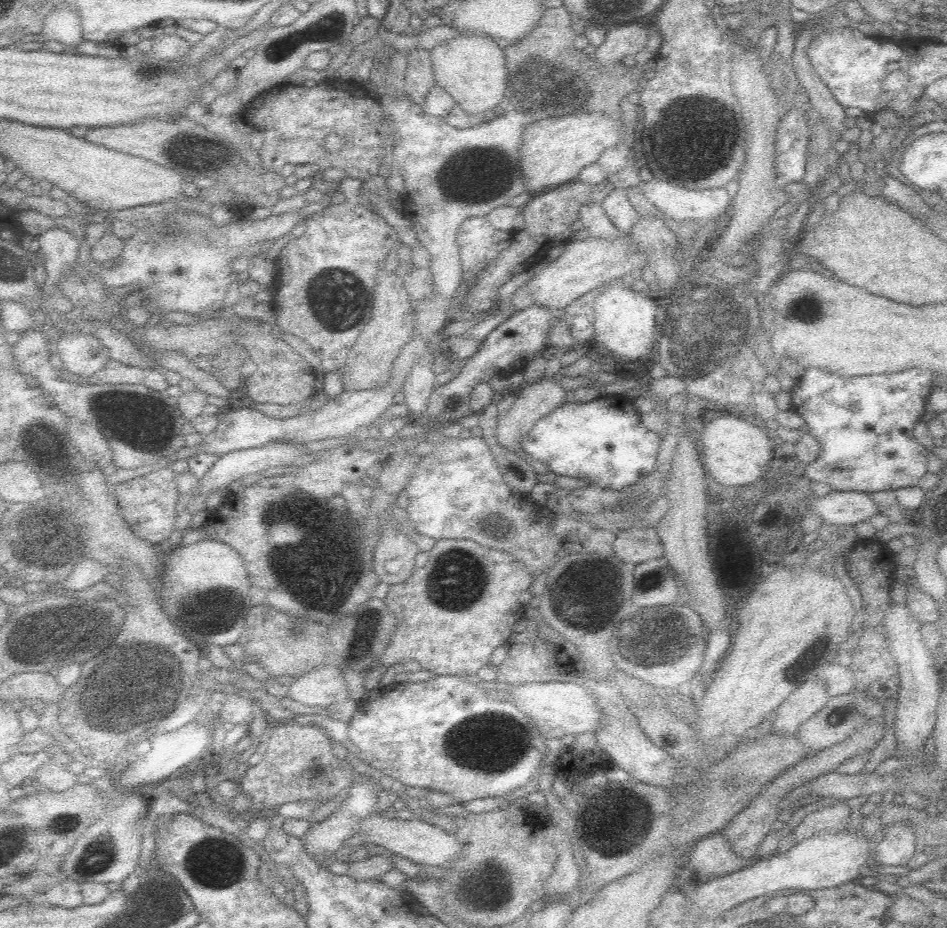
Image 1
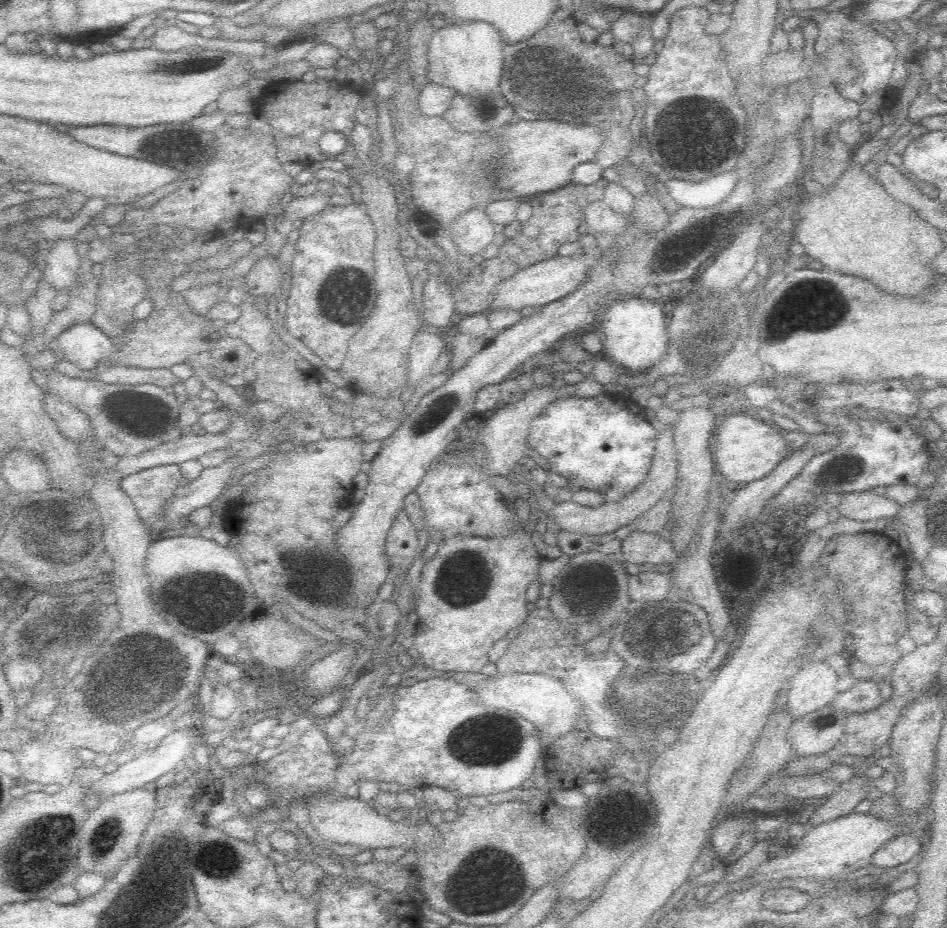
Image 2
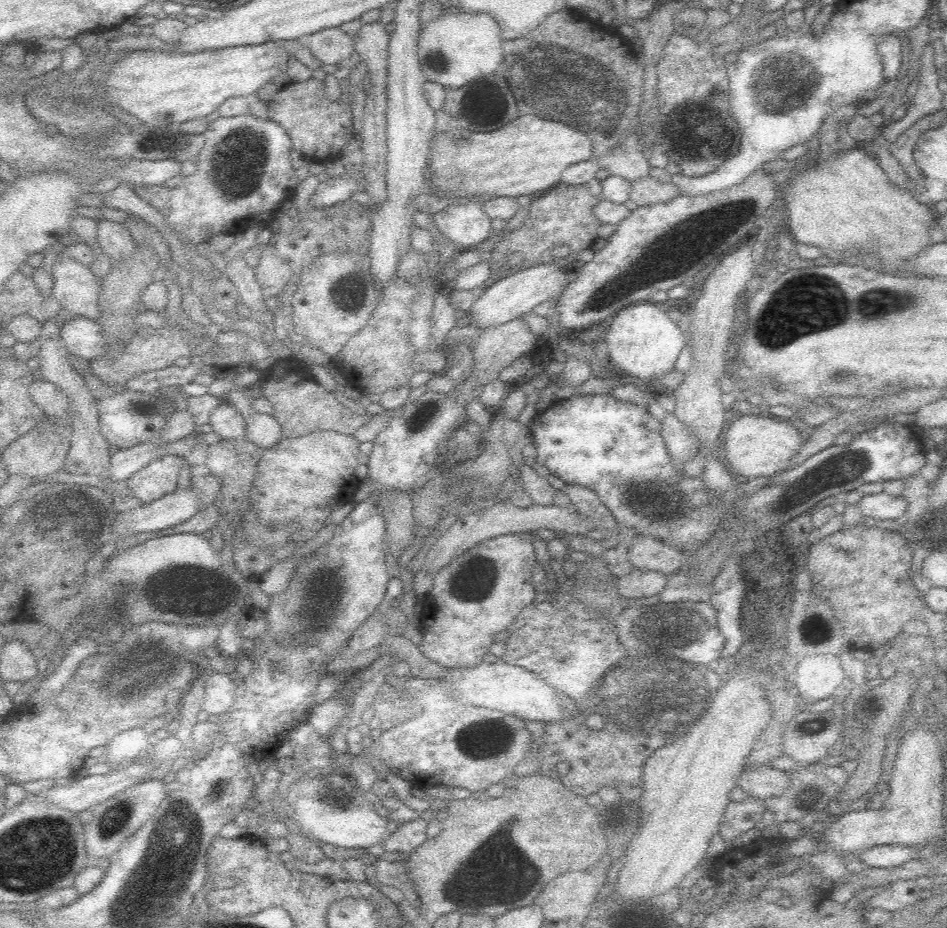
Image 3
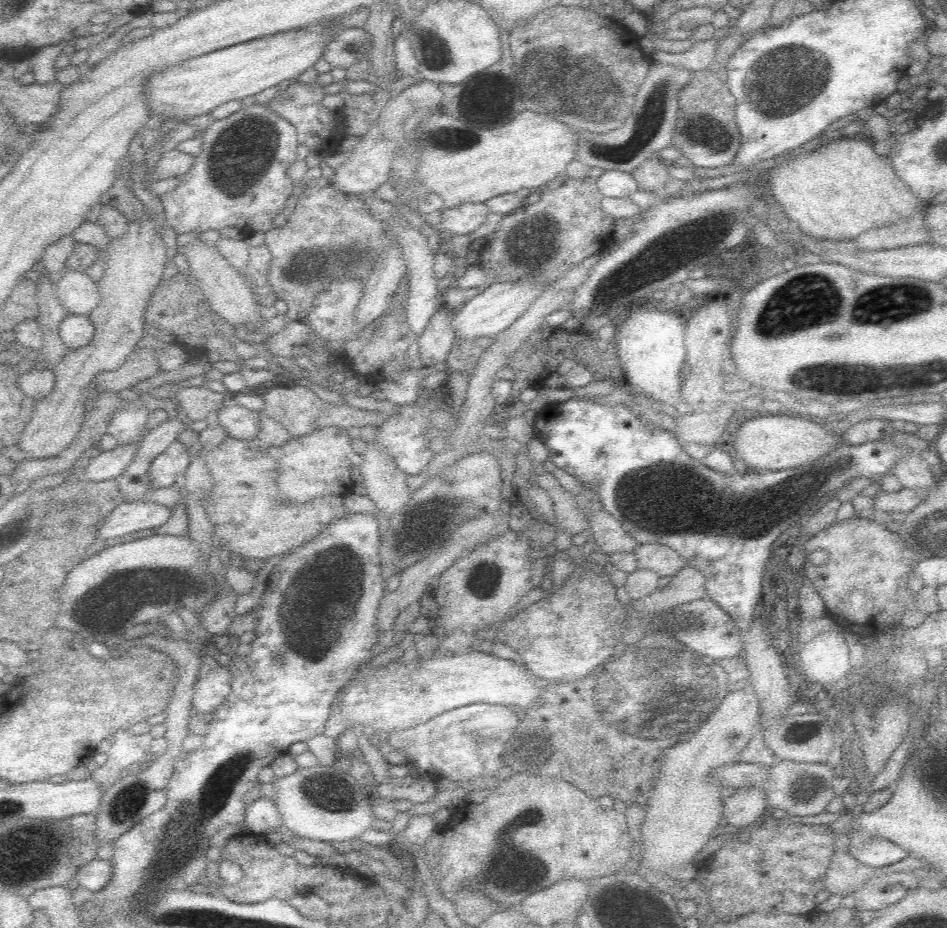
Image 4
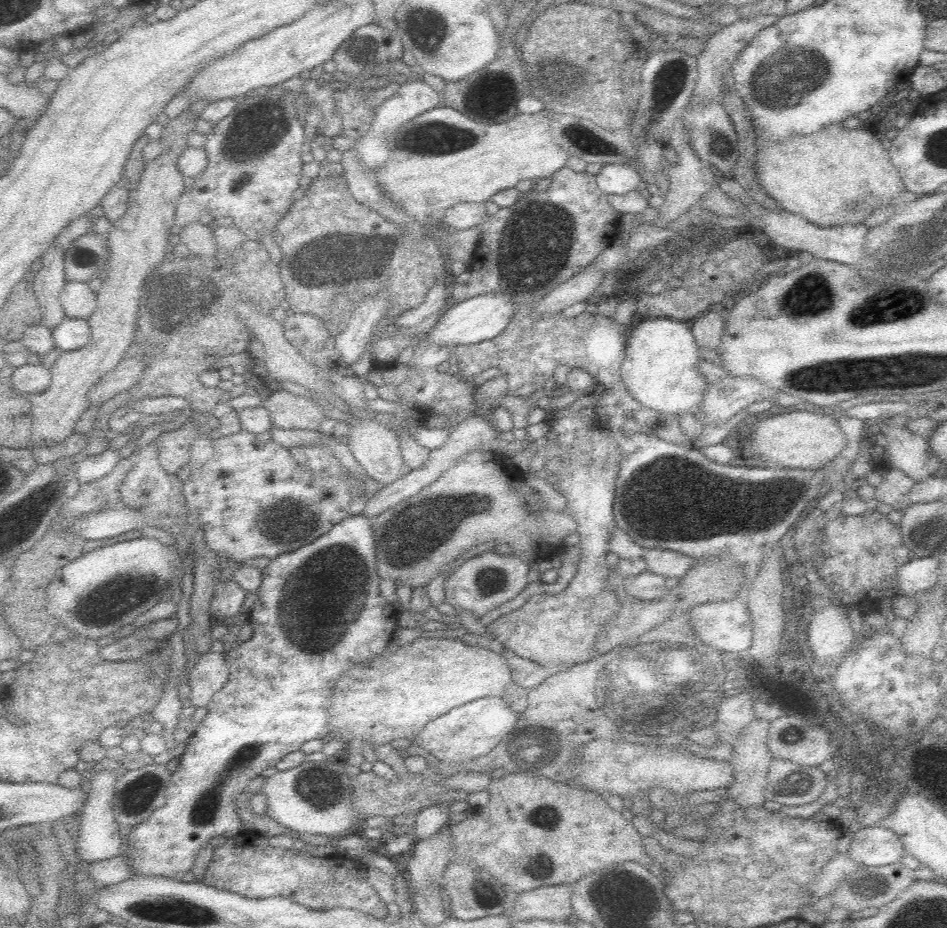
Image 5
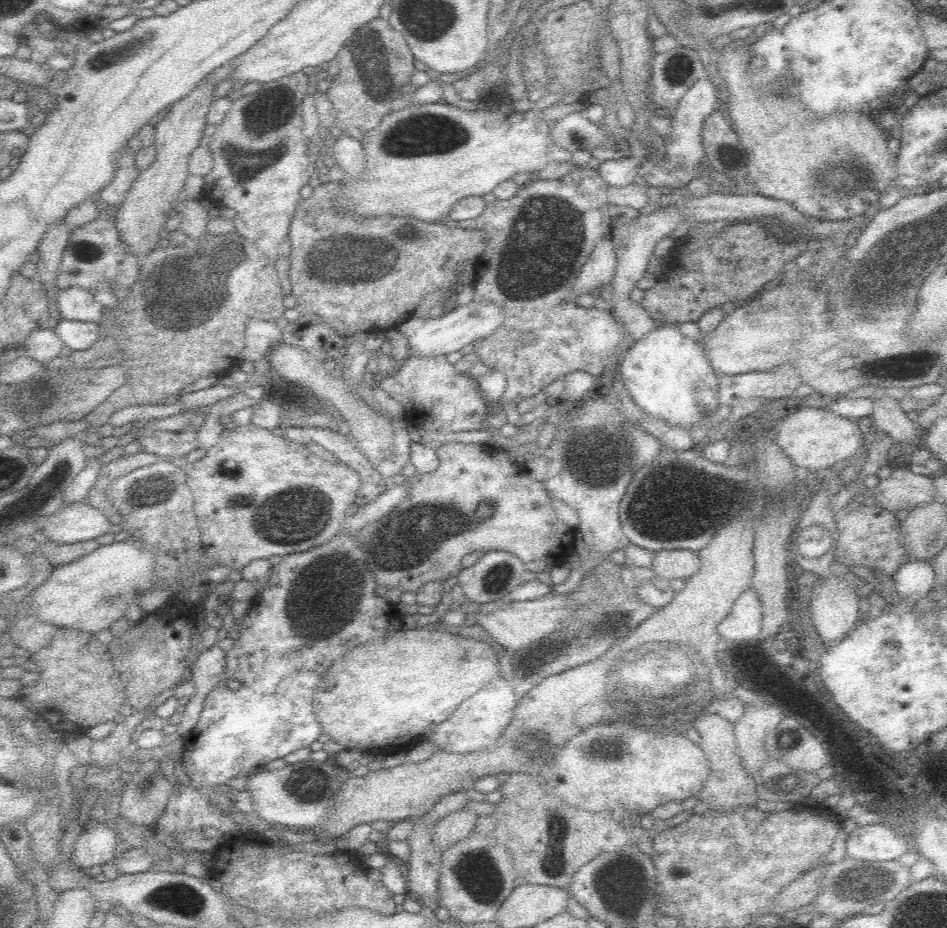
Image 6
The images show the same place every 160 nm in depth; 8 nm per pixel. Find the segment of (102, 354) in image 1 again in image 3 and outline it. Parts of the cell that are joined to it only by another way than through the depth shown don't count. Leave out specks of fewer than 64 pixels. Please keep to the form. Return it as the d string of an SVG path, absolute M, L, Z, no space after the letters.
M79 315L62 326L60 336L68 352L76 356L75 361L87 363L90 358L102 354L105 349L105 338L103 332L100 332L100 326L94 320Z

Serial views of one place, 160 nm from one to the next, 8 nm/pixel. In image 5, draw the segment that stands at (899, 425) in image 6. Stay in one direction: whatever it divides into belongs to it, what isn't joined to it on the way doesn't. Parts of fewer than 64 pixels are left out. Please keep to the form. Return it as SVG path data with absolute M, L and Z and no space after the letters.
M888 426L884 428L884 434L890 440L890 446L885 448L888 462L914 482L924 480L928 476L928 442L922 436L912 434L906 426Z

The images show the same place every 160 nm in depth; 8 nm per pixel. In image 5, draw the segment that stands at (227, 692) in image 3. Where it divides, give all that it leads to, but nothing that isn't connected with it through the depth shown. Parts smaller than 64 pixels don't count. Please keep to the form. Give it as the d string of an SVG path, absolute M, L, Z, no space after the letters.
M208 651L197 658L194 666L187 671L190 694L186 704L202 708L228 680L228 666L223 653Z

